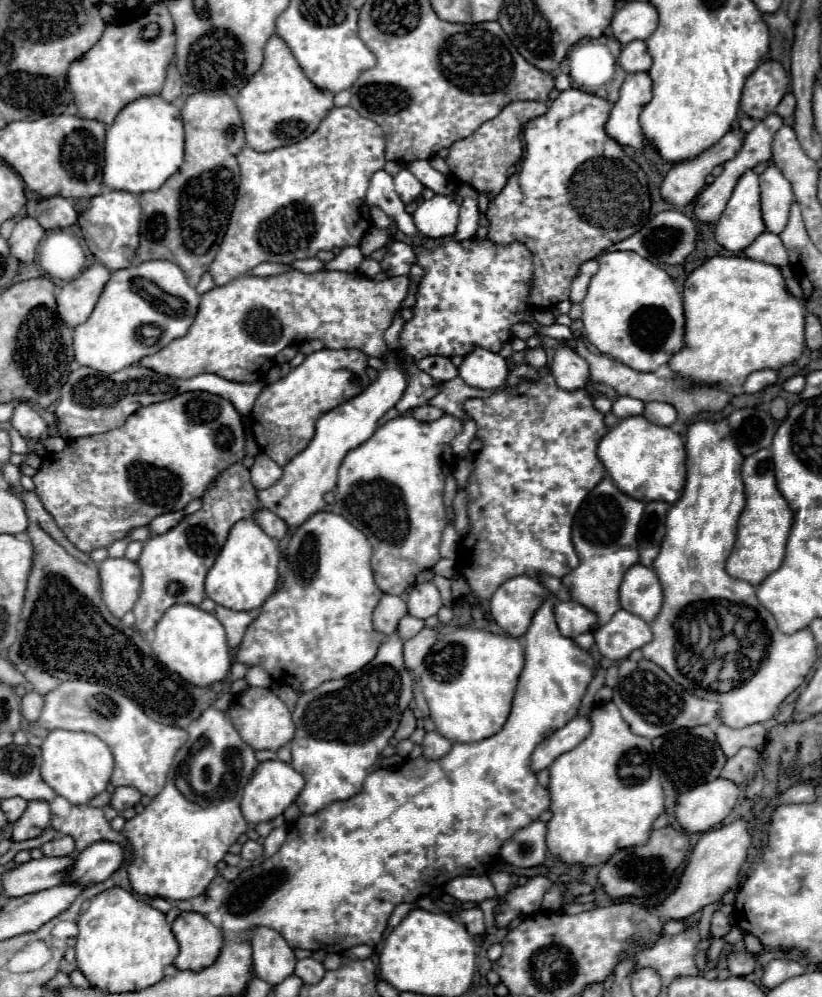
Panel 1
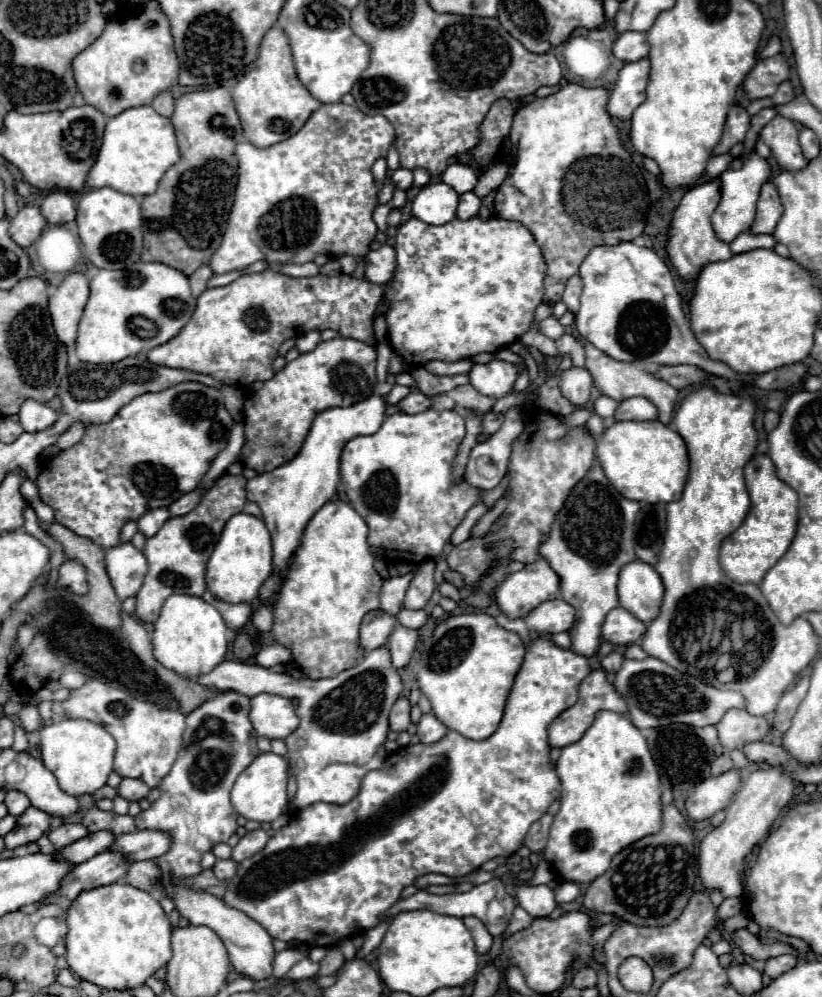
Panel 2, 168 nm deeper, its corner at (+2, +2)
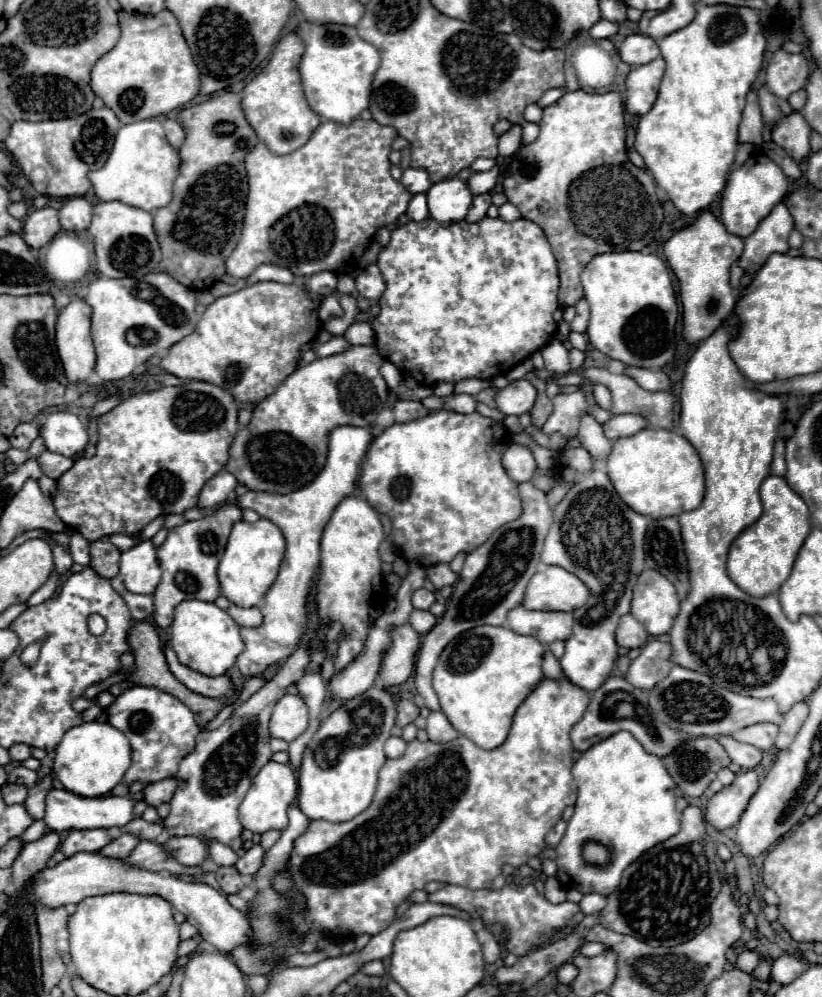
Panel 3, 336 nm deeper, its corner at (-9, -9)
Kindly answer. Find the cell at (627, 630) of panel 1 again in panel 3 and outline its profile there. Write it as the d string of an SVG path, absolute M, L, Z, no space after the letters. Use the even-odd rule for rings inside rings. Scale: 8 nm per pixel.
M632 615L620 617L618 629L616 629L616 643L624 649L640 649L648 641L648 631L638 623Z

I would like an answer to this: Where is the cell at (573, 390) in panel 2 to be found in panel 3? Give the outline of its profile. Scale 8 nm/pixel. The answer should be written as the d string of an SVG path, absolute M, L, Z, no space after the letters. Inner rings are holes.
M584 413L580 417L580 431L578 431L578 439L580 443L592 453L594 459L600 459L600 457L606 457L612 449L612 441L608 437L604 437L604 431L602 431L602 425L590 415L590 413Z

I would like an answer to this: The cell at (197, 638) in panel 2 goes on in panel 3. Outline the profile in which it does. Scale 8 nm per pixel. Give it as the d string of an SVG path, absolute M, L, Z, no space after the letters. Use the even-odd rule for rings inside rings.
M182 601L174 609L174 621L170 629L172 633L168 645L172 645L174 653L180 657L180 663L208 677L224 675L236 663L236 657L244 651L240 627L236 625L236 621L226 611L206 601Z

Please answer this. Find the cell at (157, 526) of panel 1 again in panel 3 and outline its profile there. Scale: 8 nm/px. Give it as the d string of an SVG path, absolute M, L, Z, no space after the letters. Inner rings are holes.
M220 471L216 473L216 477L212 477L204 489L200 491L200 497L198 497L198 507L208 507L208 509L214 509L218 505L224 505L230 497L234 497L234 487L236 487L236 477L232 477L232 473L228 471Z

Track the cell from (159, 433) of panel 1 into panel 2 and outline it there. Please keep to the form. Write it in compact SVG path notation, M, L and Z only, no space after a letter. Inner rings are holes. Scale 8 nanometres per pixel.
M179 382L167 390L161 390L161 392L147 392L147 394L141 394L137 398L133 398L129 404L125 404L115 416L113 420L105 422L105 424L91 424L87 430L85 430L85 436L71 448L59 452L57 456L53 456L39 472L39 478L37 478L37 488L39 488L39 496L41 500L53 508L55 512L55 520L59 524L63 524L65 528L73 530L75 534L79 536L85 536L85 538L91 538L93 542L97 542L99 546L103 548L111 548L111 546L117 546L119 544L119 532L123 528L123 524L127 524L129 520L139 520L145 512L149 510L155 510L155 508L161 508L161 506L171 506L177 498L181 498L181 492L189 492L189 490L195 490L203 476L207 474L211 462L215 460L215 456L227 446L227 440L229 440L229 432L231 432L231 426L233 426L233 418L229 416L225 404L223 404L223 394L217 390L217 388L211 388L211 386L205 386L201 382Z

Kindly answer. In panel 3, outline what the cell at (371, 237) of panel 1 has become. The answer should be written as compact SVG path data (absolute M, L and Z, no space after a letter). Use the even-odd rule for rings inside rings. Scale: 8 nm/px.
M418 193L418 195L412 197L406 215L408 215L410 221L424 221L424 219L428 219L428 207L426 207L426 195L424 193Z

